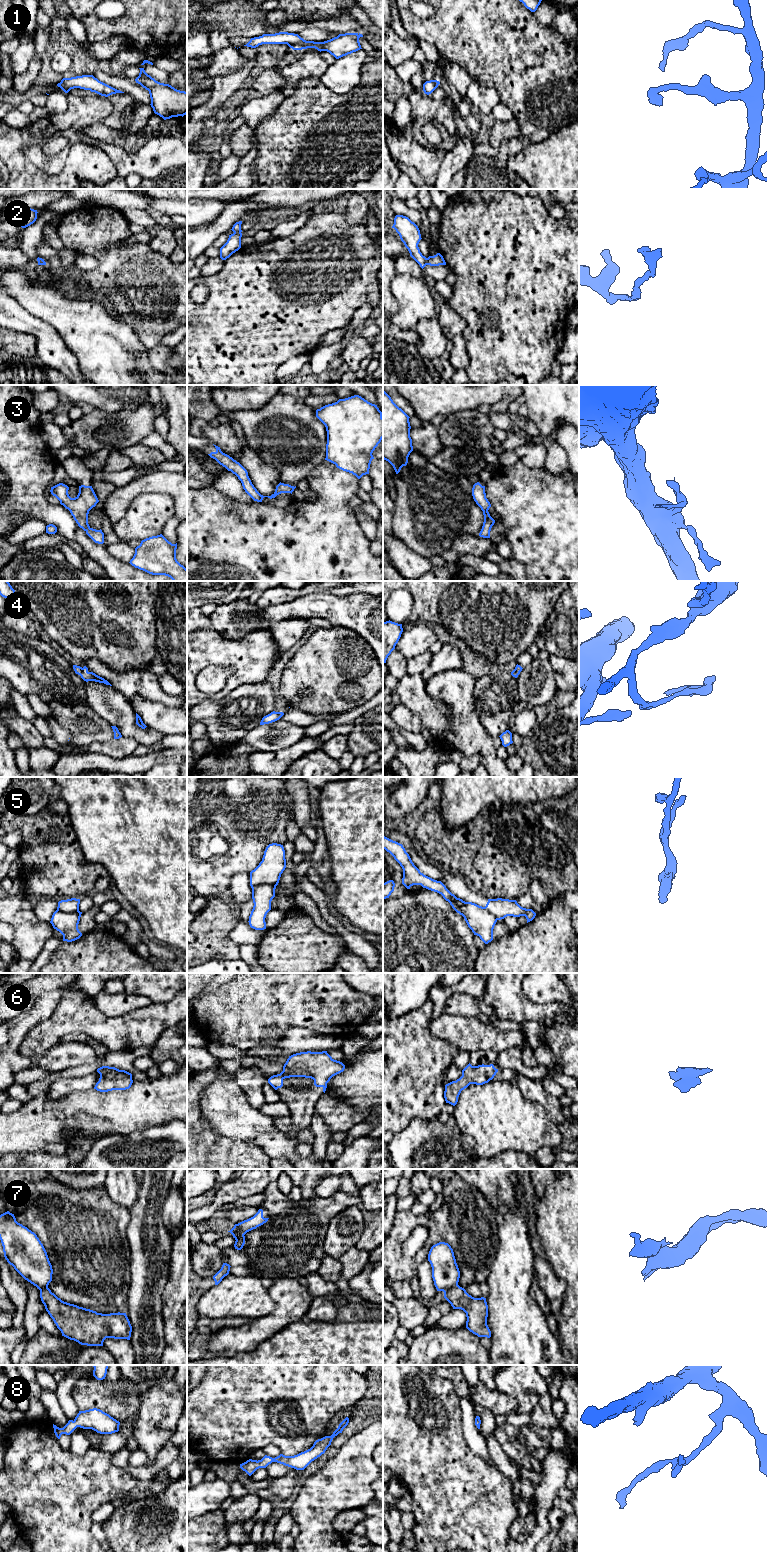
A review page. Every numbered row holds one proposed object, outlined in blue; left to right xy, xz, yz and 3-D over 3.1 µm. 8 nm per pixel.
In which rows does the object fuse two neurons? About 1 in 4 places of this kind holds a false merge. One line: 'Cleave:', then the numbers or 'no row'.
Cleave: 2, 5, 7

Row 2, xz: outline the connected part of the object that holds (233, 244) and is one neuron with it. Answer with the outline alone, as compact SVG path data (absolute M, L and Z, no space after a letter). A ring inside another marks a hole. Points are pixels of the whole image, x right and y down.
M242 233L229 235L227 242L220 248L220 258L226 260L241 248Z

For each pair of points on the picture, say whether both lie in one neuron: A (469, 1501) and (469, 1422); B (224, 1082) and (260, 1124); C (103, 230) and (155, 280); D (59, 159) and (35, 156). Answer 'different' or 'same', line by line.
A: different
B: same
C: same
D: same

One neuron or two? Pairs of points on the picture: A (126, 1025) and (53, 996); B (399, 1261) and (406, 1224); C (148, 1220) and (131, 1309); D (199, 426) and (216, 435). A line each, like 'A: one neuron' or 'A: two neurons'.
A: two neurons
B: one neuron
C: one neuron
D: one neuron

